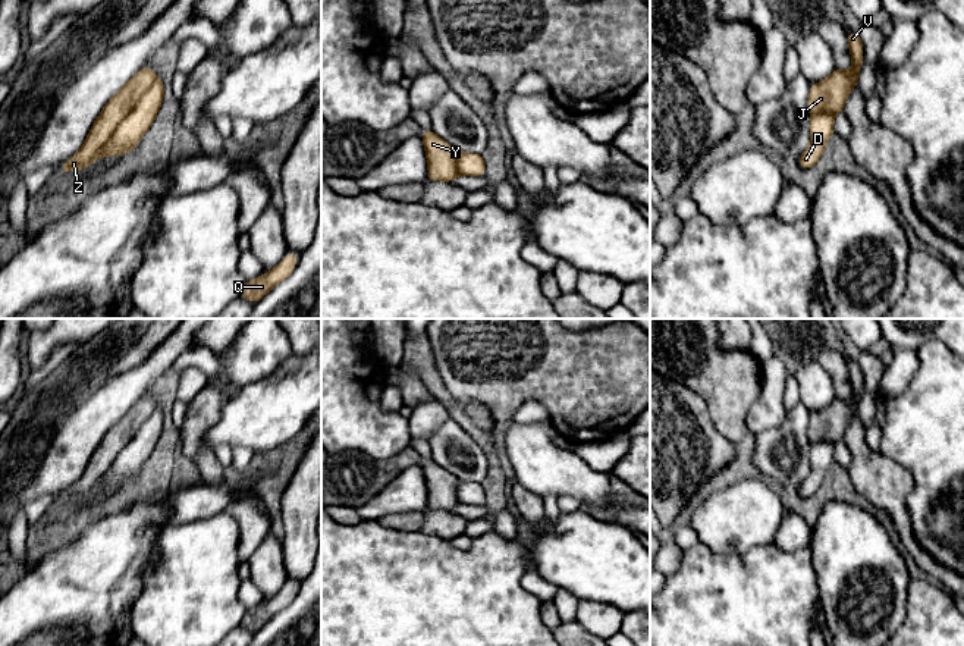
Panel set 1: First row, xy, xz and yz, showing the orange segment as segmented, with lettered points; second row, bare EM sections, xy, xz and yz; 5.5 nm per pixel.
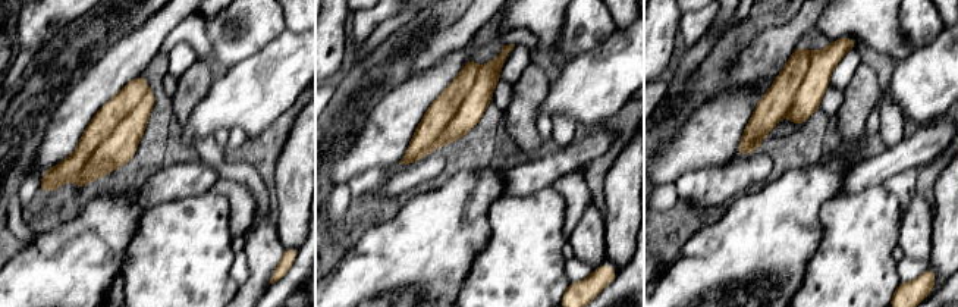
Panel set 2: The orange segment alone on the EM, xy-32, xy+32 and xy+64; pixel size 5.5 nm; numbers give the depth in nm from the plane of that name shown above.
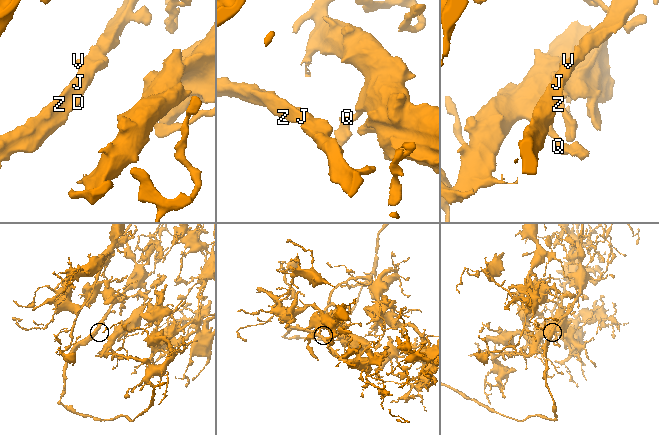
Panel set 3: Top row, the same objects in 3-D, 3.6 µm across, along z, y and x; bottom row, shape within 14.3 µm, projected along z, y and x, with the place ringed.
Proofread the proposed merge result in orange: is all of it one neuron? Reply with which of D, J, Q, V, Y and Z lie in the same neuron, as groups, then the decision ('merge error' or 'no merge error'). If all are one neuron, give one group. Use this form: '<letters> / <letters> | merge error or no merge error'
D J Q V Y Z | no merge error

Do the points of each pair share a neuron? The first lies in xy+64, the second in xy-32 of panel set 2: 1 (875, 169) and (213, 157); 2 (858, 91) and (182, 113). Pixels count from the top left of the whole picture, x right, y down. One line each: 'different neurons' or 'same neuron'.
1: different neurons
2: same neuron

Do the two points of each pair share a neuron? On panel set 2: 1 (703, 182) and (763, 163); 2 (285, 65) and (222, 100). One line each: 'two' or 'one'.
1: one
2: one

